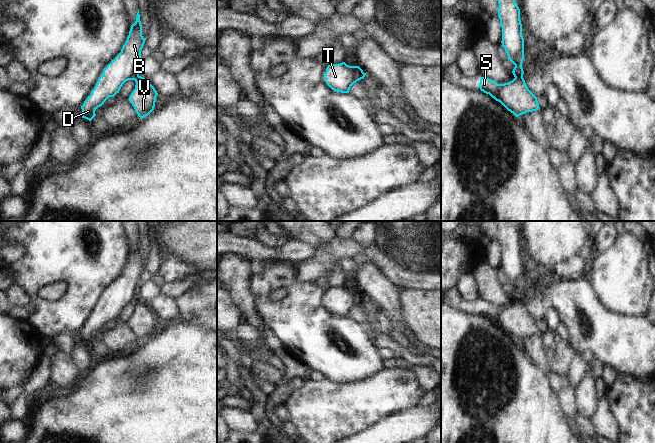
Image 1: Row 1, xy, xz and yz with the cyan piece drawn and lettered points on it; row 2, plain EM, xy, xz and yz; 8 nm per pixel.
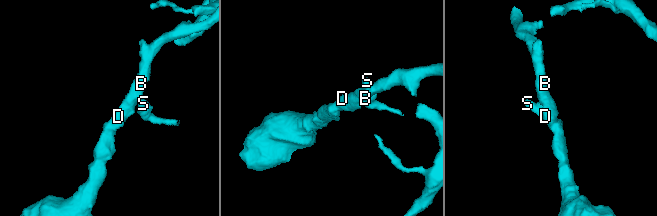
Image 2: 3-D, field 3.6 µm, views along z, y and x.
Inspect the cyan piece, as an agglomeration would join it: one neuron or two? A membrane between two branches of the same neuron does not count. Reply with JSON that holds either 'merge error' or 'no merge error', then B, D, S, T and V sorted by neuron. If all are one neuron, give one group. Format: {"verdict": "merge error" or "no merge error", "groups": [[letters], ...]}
{"verdict": "merge error", "groups": [["B", "D", "T"], ["S", "V"]]}

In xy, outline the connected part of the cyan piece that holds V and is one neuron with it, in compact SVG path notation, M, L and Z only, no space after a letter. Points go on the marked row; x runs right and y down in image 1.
M138 76L135 82L135 89L131 93L129 101L138 116L144 118L154 110L158 93L144 77Z

